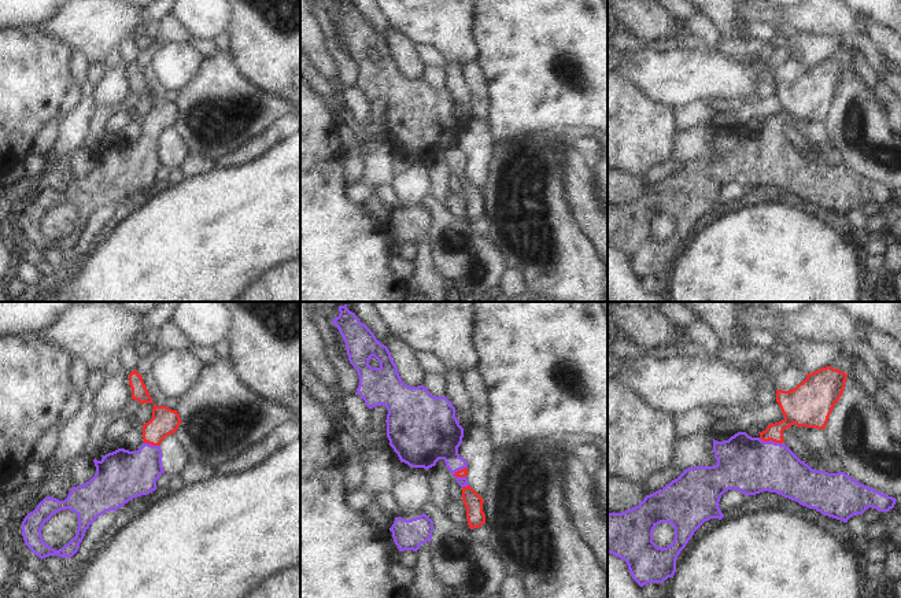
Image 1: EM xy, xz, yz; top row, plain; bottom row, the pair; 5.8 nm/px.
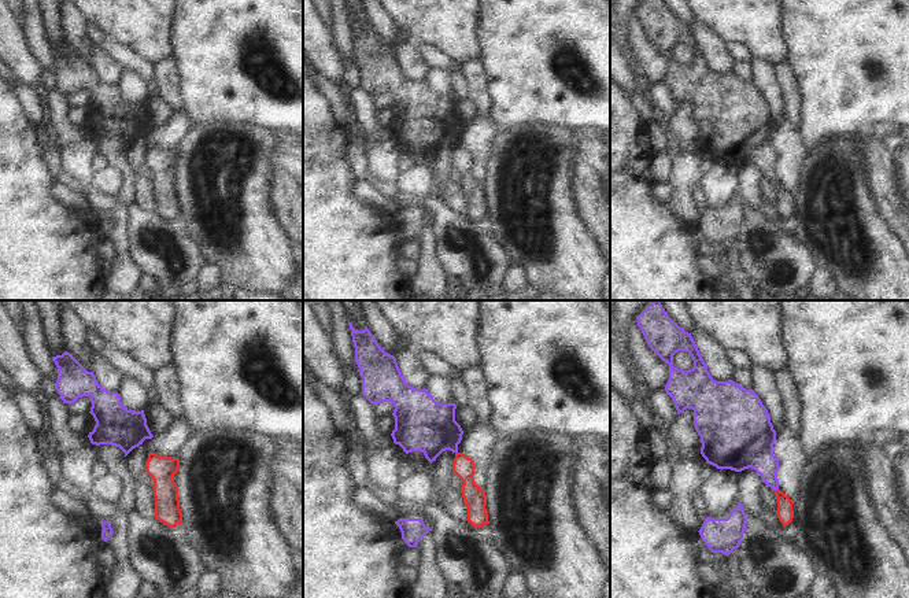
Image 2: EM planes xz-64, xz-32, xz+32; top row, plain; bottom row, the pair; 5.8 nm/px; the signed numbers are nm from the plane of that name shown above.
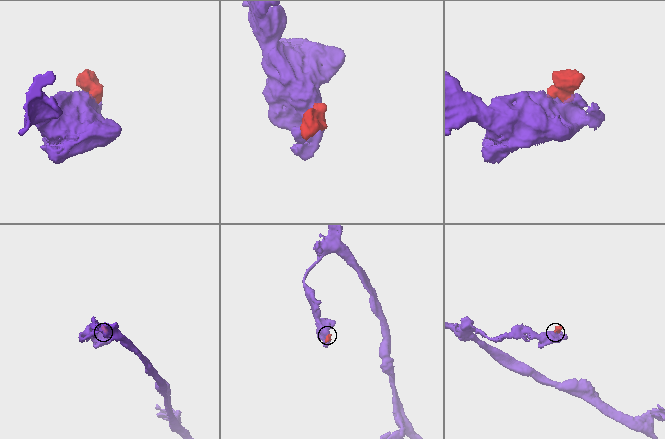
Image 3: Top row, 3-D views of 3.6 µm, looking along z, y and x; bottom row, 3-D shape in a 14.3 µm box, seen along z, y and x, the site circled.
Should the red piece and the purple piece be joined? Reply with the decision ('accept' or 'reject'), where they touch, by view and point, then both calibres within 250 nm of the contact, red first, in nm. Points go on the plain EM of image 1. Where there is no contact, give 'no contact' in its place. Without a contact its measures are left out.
accept; contact yz (771, 132); calibres 200 and 320 nm

